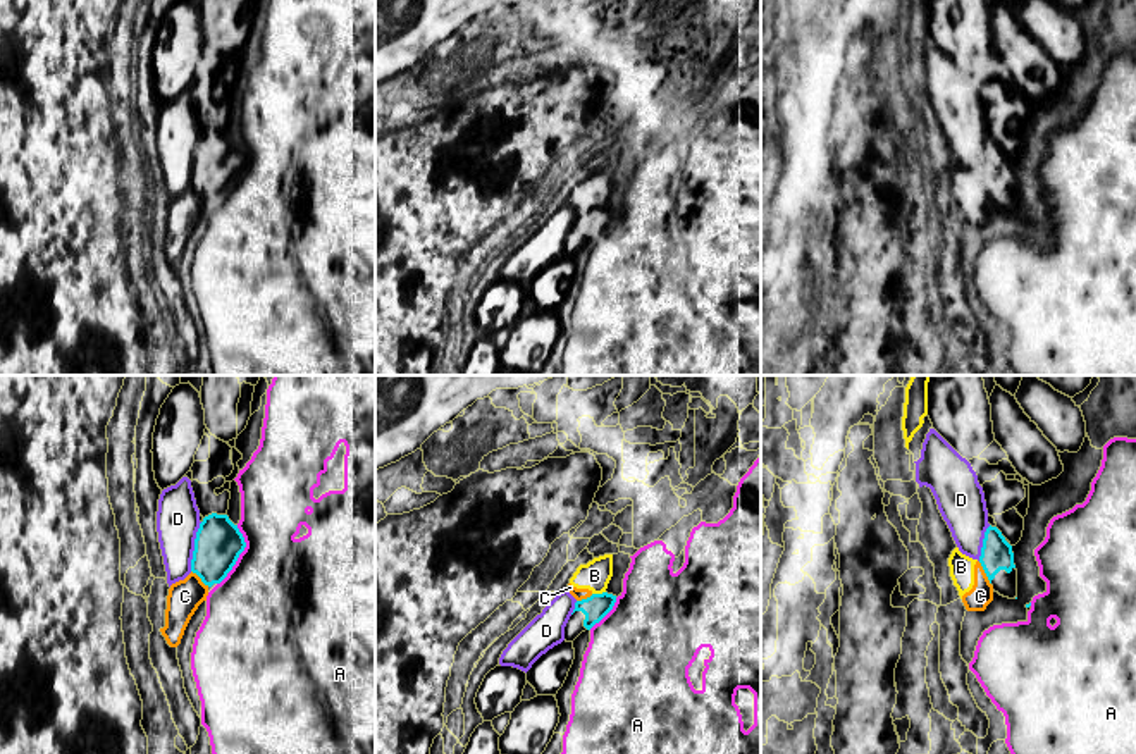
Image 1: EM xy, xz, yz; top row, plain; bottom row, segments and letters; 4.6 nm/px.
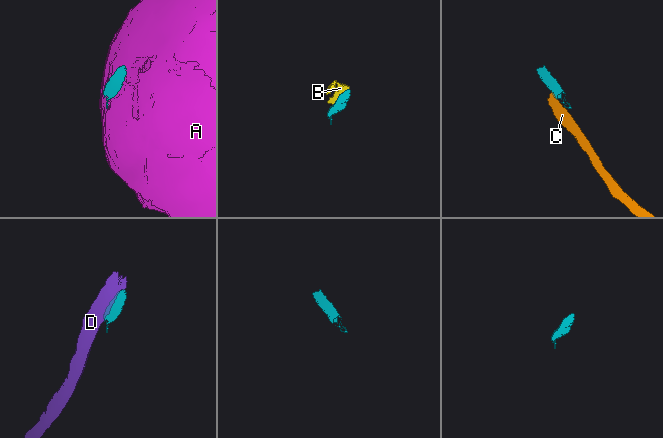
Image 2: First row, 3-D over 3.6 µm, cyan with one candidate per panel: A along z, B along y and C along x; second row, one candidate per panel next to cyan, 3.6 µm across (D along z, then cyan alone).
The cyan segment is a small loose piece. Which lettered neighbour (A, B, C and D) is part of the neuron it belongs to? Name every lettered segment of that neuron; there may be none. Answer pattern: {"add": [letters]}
{"add": []}

